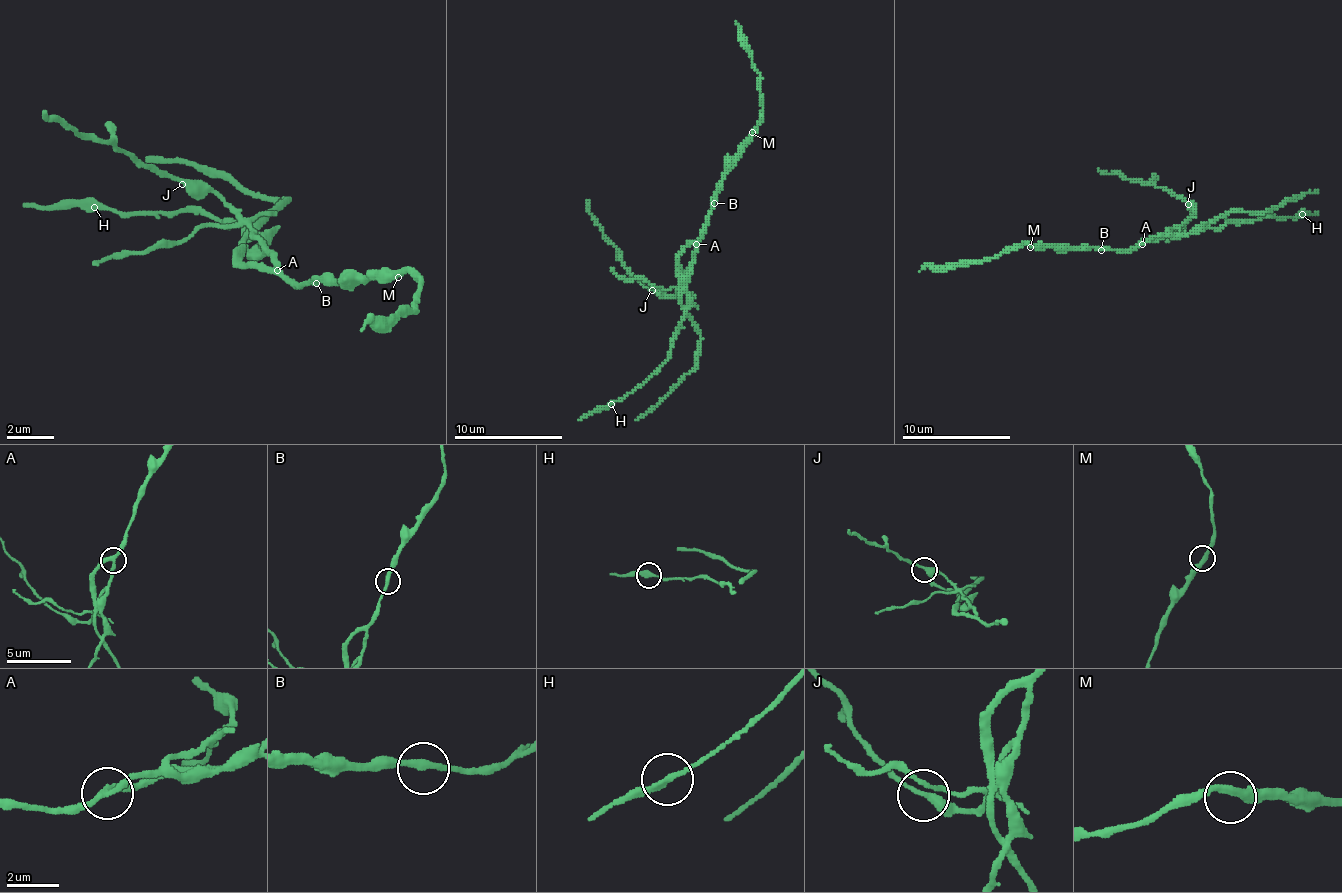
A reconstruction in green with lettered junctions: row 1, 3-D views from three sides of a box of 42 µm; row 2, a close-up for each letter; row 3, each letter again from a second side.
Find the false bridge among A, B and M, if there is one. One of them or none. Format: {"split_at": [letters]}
{"split_at": ["A"]}

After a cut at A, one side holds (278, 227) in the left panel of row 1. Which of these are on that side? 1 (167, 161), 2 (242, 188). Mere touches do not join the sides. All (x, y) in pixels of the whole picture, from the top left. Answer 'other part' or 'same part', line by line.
1: other part
2: other part

